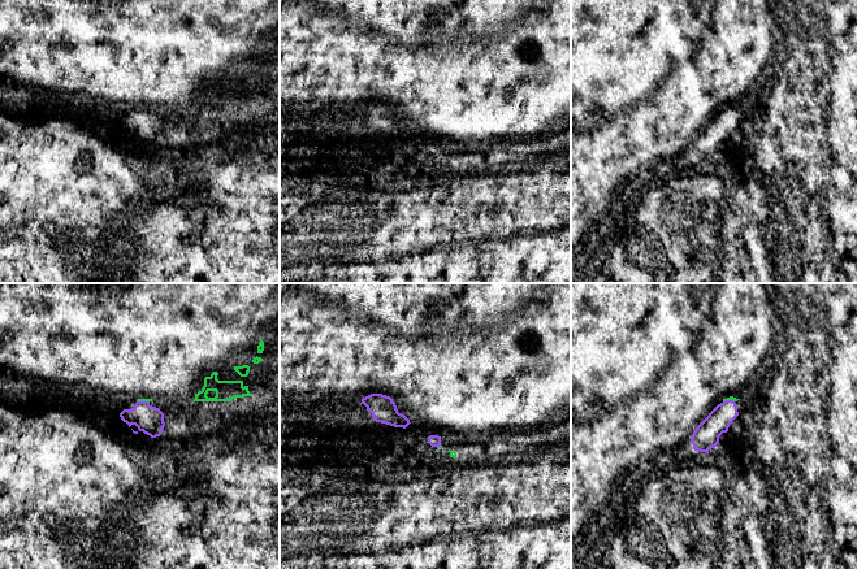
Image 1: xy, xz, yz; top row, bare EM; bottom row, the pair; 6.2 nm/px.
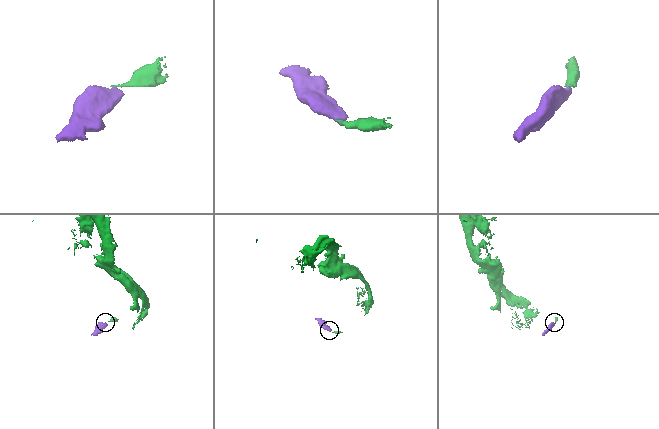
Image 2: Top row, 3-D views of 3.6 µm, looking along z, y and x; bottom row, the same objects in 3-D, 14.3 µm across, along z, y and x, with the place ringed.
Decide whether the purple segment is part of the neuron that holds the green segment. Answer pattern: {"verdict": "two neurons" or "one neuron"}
{"verdict": "one neuron"}

